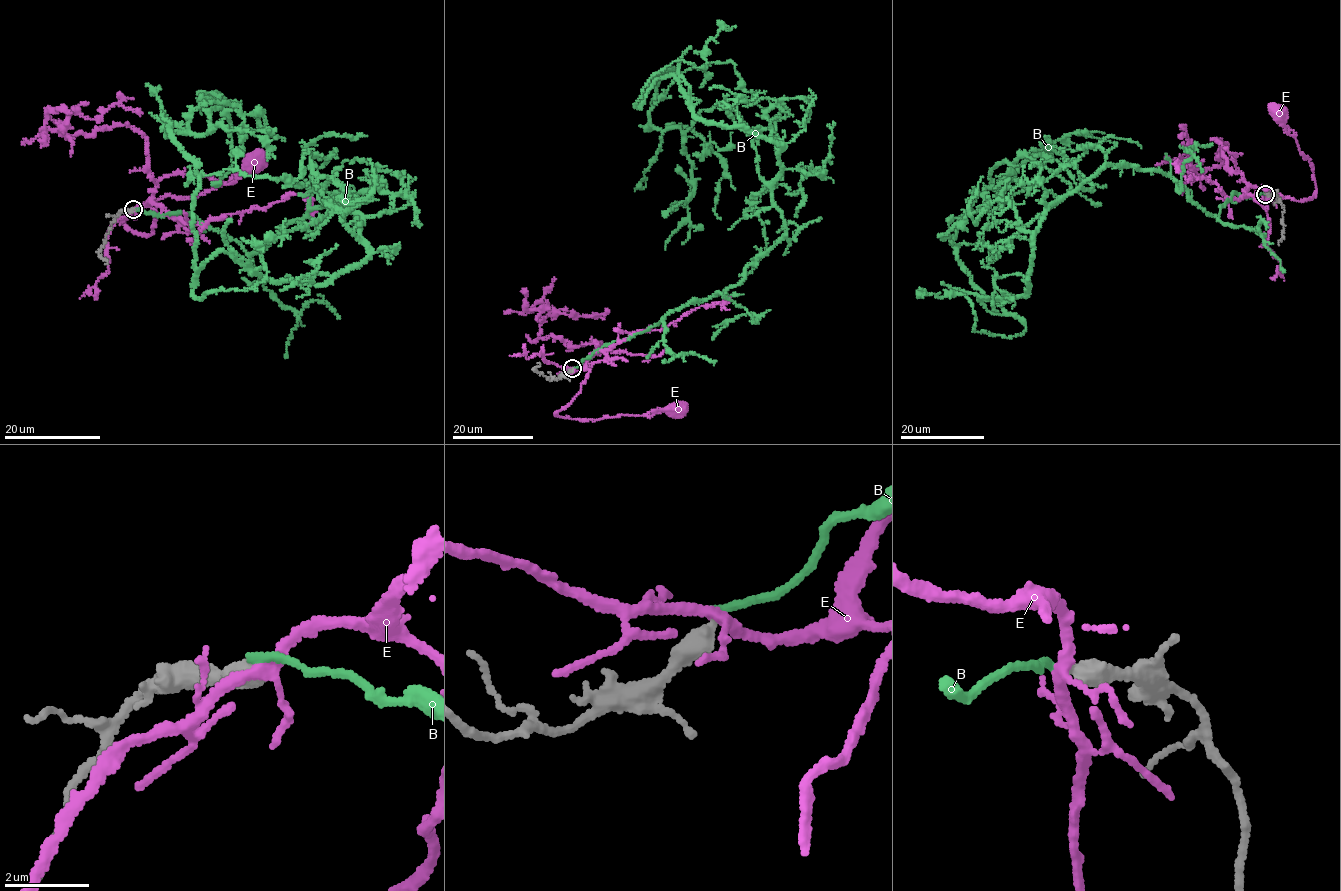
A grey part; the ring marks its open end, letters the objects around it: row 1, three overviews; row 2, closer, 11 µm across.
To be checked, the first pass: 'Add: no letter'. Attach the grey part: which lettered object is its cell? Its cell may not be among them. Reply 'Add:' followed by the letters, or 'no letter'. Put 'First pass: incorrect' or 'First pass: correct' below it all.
Add: no letter
First pass: correct

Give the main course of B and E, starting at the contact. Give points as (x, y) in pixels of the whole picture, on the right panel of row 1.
B: (1265, 194), (1109, 164), (981, 303), (951, 239), (1025, 161), (1100, 204)
E: (1265, 194), (1263, 186), (1283, 197), (1301, 201), (1312, 198), (1316, 188), (1307, 157), (1277, 113)

